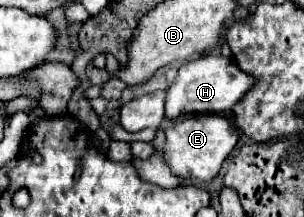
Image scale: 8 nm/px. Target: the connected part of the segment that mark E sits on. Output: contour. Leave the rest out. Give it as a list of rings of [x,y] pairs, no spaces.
[[[194,115],[166,129],[164,153],[170,169],[184,179],[212,181],[238,143],[238,129],[224,115]]]

